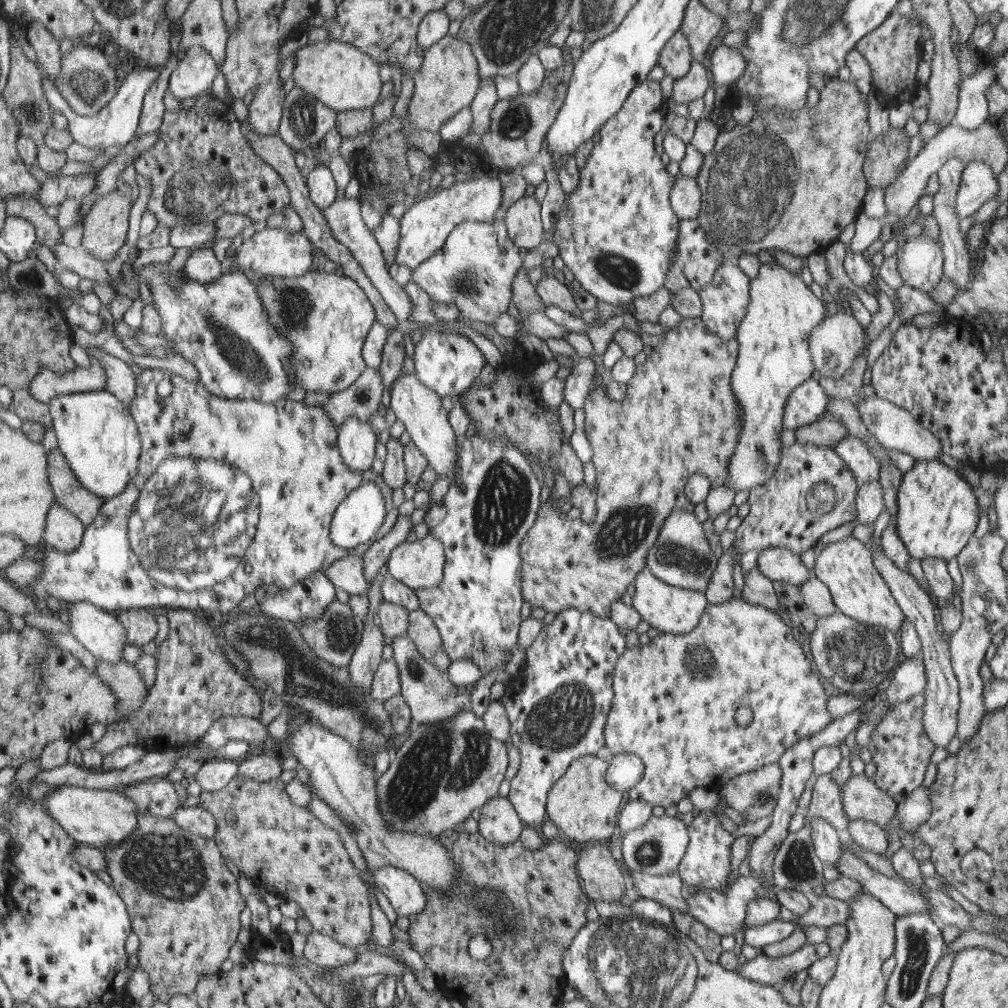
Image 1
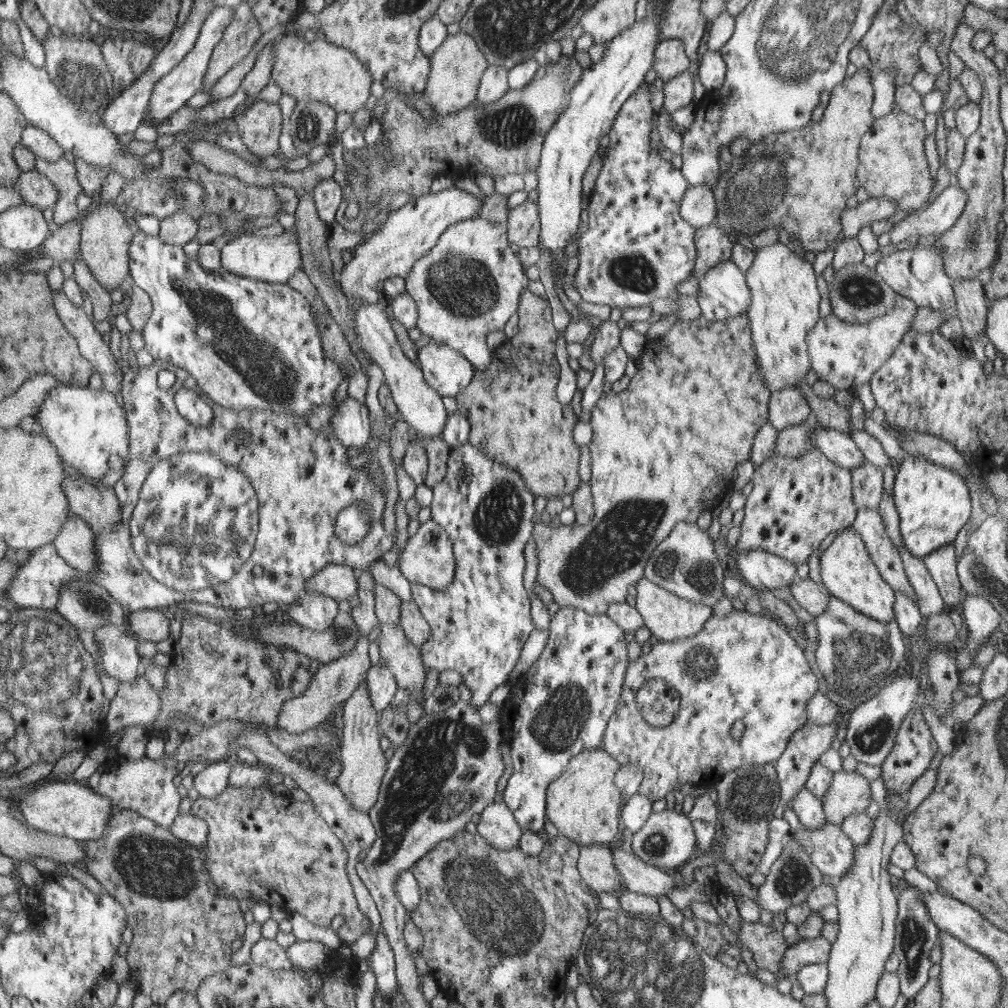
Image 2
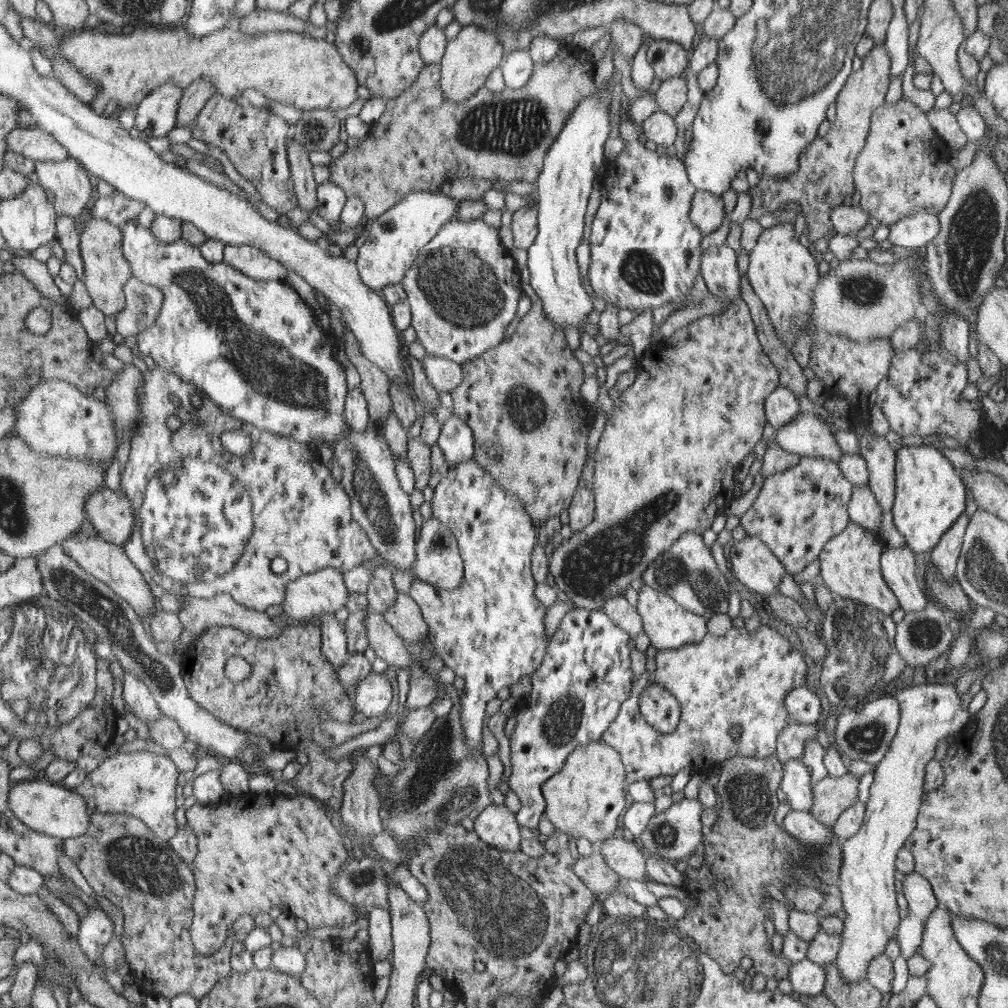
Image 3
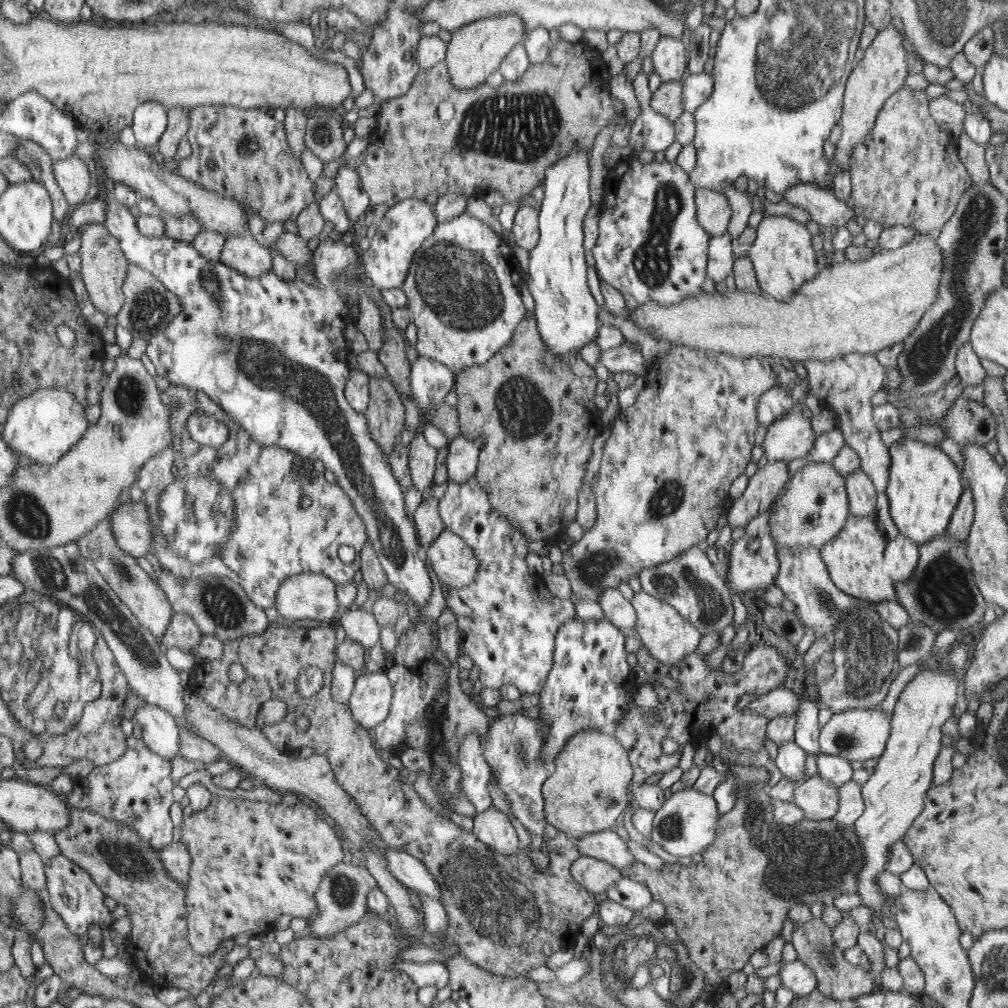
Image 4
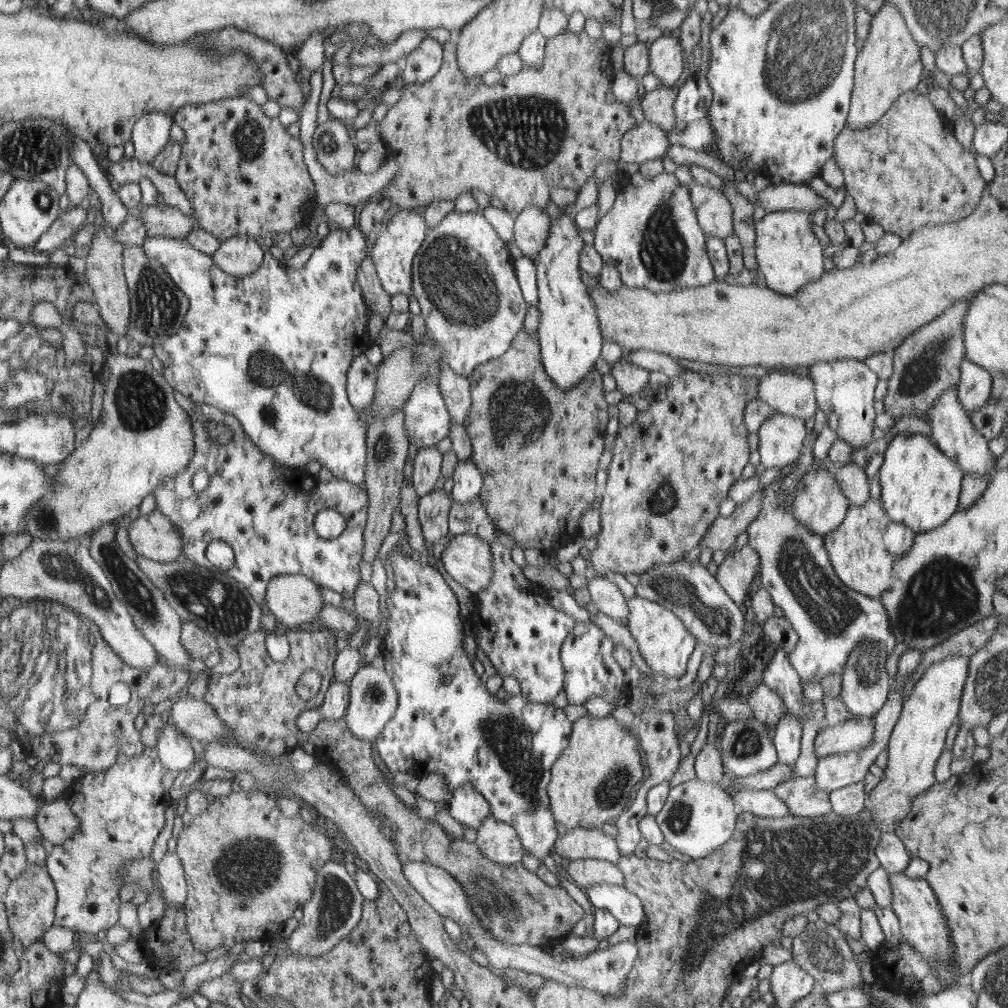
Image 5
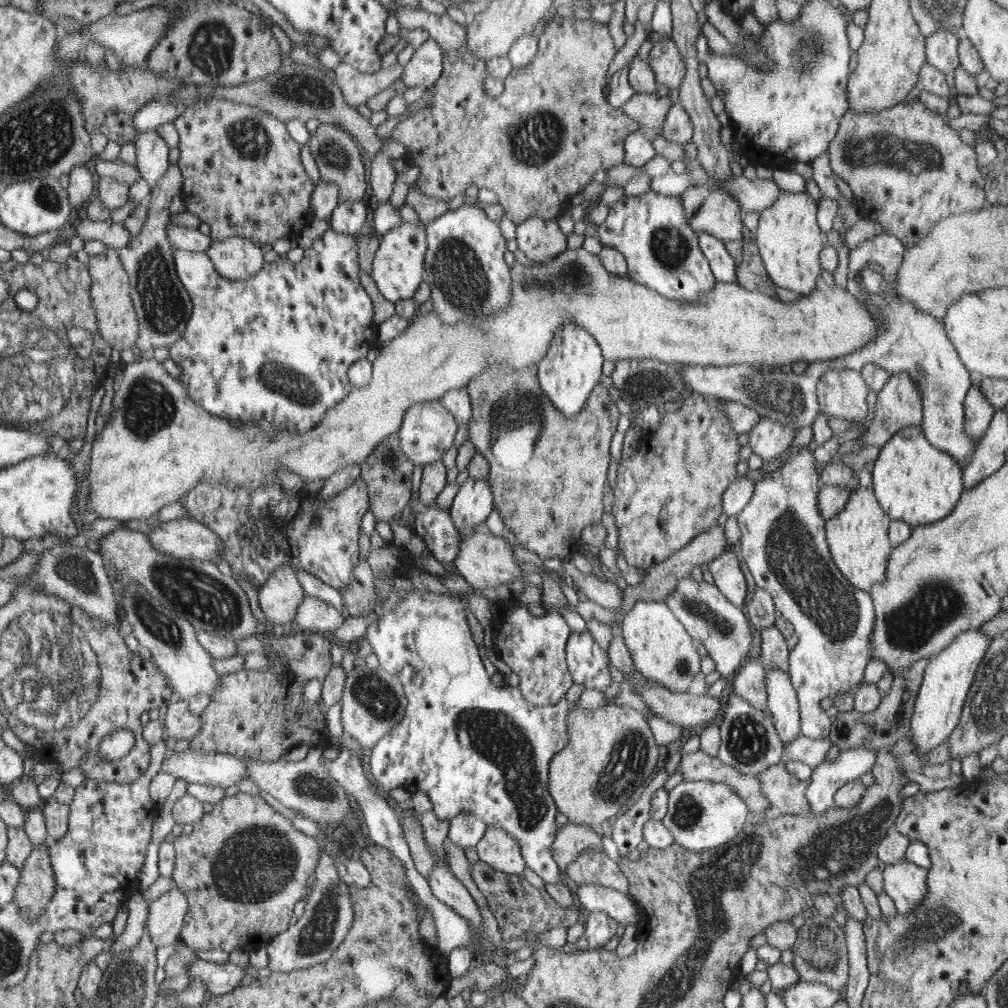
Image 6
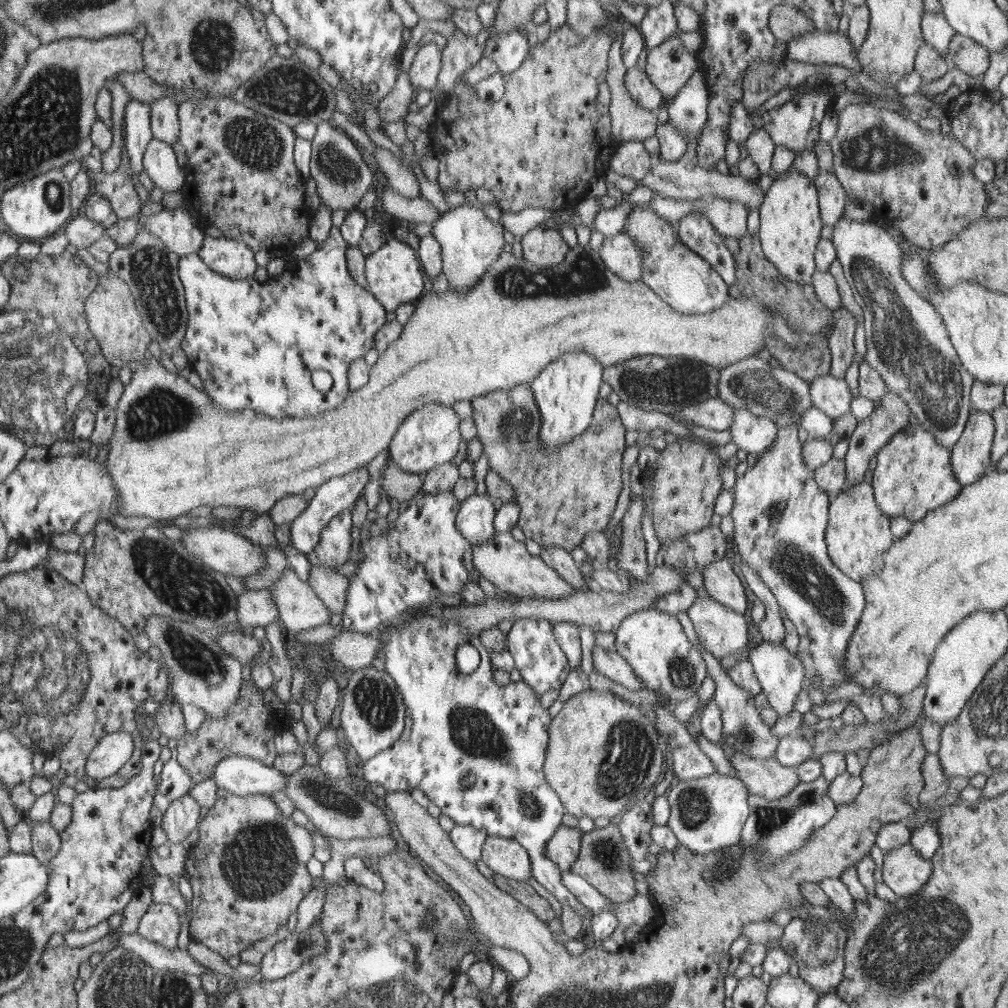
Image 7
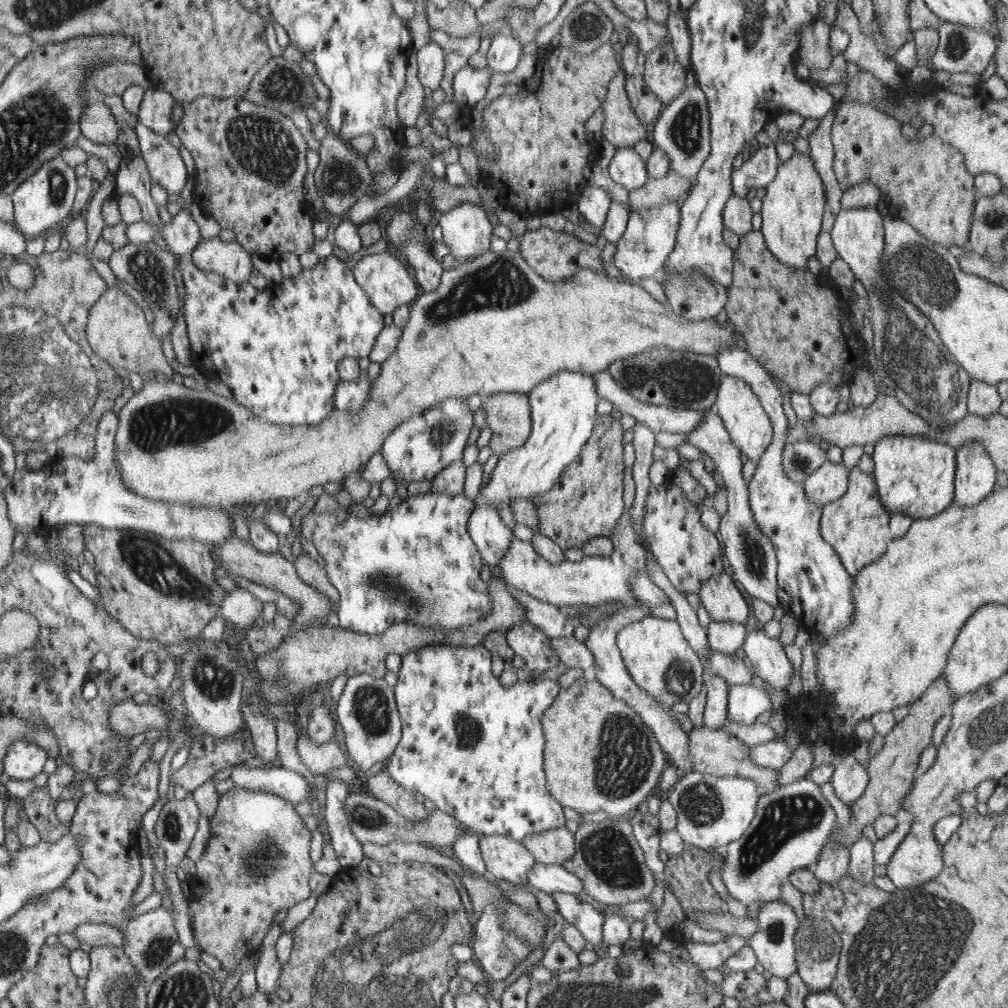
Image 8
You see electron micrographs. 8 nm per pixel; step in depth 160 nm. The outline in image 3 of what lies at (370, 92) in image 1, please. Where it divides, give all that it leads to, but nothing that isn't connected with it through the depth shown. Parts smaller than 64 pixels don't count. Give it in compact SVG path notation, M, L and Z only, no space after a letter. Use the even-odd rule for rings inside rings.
M178 24L174 27L160 27L155 30L153 26L143 26L142 28L135 28L133 32L129 34L99 34L96 31L88 29L86 27L72 30L72 31L56 31L59 37L59 53L64 60L68 60L71 66L74 66L78 70L79 74L82 74L86 78L86 82L93 83L94 94L93 97L87 102L87 104L93 109L95 114L109 117L116 115L117 112L125 108L134 108L140 104L140 101L144 97L147 97L153 89L156 89L160 84L164 82L172 81L173 84L180 86L183 90L192 84L193 81L197 81L198 78L204 78L206 82L210 82L214 88L214 92L226 98L238 97L241 98L241 92L245 88L253 88L253 90L258 90L267 99L272 99L275 102L284 103L285 105L292 105L295 109L303 110L313 110L314 108L327 108L334 111L338 108L347 108L355 99L357 99L357 93L355 93L355 88L358 85L358 81L354 71L347 65L347 63L340 57L340 53L336 50L334 45L327 44L323 39L314 40L309 37L304 32L293 33L290 31L269 31L263 34L257 34L257 36L245 36L241 34L241 31L237 30L237 26L221 27L214 32L211 32L205 36L199 36L199 38L189 38L187 32L185 32L185 27Z

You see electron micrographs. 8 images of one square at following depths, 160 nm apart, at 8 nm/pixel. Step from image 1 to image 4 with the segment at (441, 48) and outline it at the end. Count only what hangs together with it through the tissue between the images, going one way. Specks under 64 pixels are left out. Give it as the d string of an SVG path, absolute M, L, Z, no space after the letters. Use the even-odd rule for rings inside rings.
M514 14L487 17L451 32L448 54L444 57L444 61L448 66L452 85L461 90L484 84L486 78L498 70L500 62L509 51L521 44L524 34L524 22L519 15Z

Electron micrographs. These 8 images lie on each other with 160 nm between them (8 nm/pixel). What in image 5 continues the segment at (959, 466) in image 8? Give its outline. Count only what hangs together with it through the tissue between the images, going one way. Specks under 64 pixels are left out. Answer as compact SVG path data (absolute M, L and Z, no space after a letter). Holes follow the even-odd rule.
M965 358L961 361L959 370L956 386L958 403L966 413L977 411L990 401L992 374Z

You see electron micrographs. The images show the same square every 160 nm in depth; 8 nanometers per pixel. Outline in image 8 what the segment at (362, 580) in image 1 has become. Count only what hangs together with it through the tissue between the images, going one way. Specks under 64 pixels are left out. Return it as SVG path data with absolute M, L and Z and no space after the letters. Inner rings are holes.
M238 588L225 594L218 614L234 627L248 628L254 624L255 618L261 612L261 605L262 602L255 595Z

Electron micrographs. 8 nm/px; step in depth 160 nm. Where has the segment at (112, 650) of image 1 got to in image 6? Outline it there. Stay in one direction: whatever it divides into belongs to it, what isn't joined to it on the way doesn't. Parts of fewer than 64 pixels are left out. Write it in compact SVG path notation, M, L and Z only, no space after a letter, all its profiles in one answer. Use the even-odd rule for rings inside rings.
M185 746L185 749L179 752L168 752L163 762L163 770L176 779L182 778L186 783L199 782L211 786L220 786L224 789L228 786L237 786L241 779L249 778L246 764L242 758L230 754L195 752L189 746Z

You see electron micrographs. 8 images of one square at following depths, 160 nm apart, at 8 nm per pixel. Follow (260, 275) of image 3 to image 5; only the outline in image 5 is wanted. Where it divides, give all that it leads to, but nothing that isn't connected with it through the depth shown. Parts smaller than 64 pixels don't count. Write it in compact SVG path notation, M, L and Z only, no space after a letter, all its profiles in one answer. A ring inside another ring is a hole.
M235 236L220 241L220 245L211 257L215 265L225 274L244 277L260 268L263 250L255 244L254 239Z

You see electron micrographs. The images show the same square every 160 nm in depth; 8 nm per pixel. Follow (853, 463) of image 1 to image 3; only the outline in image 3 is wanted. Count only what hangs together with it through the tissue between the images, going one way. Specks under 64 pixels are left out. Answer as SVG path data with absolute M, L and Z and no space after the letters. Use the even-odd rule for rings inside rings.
M809 412L797 414L797 418L793 418L792 422L787 422L781 429L775 429L774 436L770 442L760 440L753 448L753 462L763 457L770 443L775 443L789 454L797 455L797 458L818 457L837 462L842 456L835 443L834 434Z

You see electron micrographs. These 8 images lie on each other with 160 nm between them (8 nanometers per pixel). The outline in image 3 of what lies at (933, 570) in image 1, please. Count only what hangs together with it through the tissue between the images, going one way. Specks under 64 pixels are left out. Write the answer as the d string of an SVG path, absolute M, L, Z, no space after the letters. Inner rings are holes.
M964 513L959 516L956 522L946 533L943 533L938 543L926 554L929 562L936 568L938 577L949 582L955 578L956 560L960 553L962 536L965 533L968 524L968 518Z

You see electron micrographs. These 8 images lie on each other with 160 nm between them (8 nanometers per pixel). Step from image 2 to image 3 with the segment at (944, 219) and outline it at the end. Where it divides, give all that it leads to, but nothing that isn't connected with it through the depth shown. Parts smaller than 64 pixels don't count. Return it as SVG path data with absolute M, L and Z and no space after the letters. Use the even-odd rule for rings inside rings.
M922 211L891 224L887 239L892 246L917 249L925 246L937 234L939 227L937 215Z

